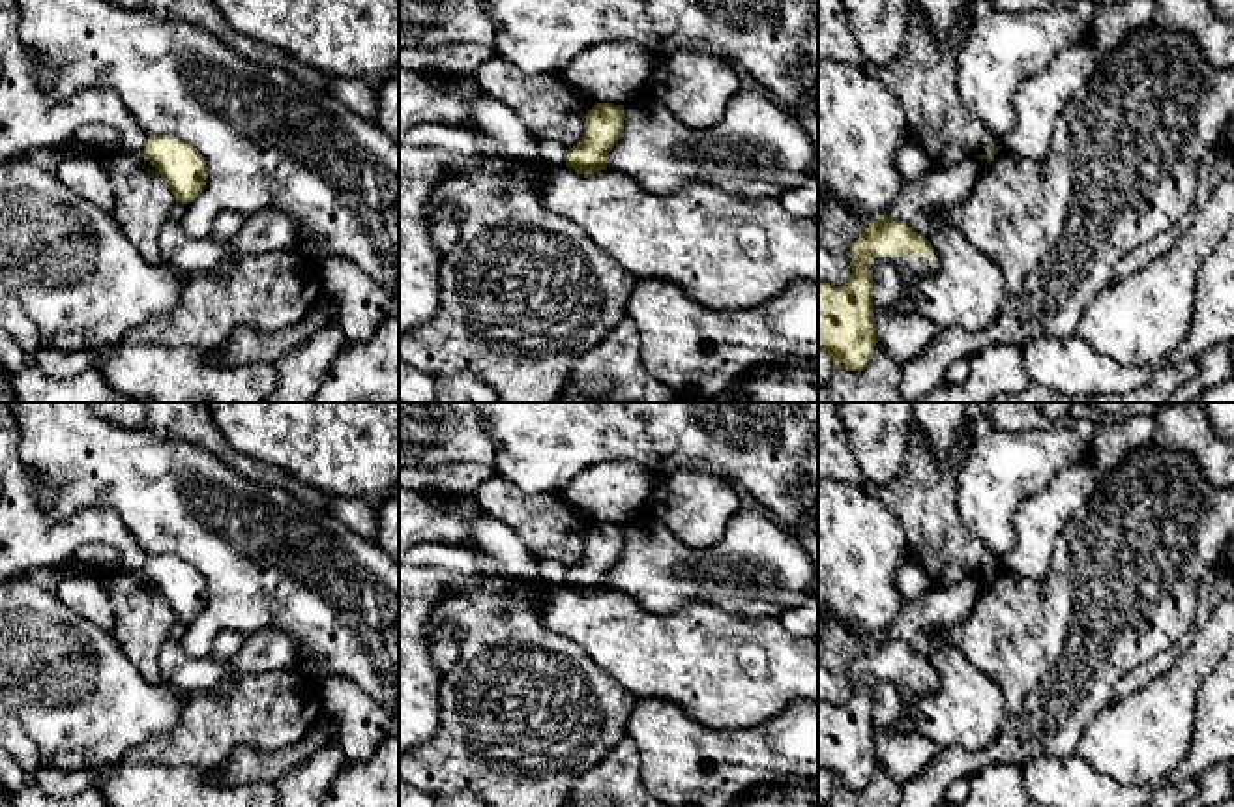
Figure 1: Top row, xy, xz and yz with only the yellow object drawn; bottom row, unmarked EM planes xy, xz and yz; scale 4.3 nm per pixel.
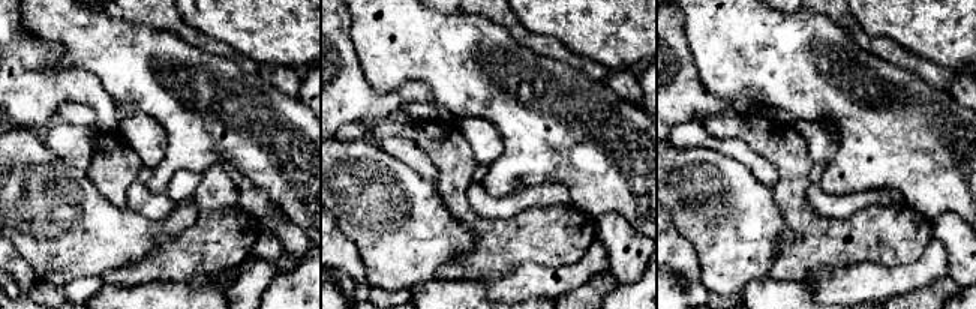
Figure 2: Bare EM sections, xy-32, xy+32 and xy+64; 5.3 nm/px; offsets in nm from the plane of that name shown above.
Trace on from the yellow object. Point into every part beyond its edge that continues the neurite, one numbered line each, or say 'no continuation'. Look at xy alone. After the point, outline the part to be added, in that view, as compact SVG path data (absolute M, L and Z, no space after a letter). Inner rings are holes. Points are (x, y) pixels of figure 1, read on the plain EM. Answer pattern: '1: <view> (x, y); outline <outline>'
no continuation

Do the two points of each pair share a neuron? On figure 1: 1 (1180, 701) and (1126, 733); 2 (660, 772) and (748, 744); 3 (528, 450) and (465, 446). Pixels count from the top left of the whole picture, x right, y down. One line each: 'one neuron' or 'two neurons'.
1: one neuron
2: one neuron
3: two neurons

